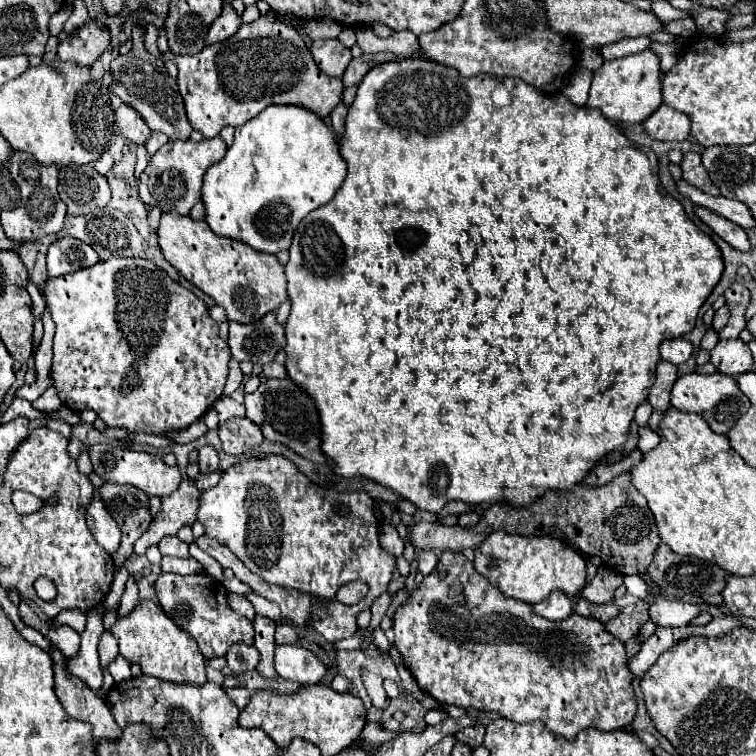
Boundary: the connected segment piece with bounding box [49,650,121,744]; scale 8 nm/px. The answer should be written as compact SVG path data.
M51 650L49 654L55 662L55 694L65 712L75 720L89 722L93 726L95 744L101 738L119 738L121 728L115 724L105 700L99 698L81 678L69 676L65 656L61 652Z

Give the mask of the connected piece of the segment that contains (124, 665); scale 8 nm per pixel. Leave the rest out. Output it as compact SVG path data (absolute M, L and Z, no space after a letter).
M117 656L117 658L115 658L115 662L111 662L111 664L107 666L107 670L109 670L109 672L111 672L111 676L115 678L115 682L121 682L121 680L131 678L129 666L131 666L131 664L129 664L123 656Z

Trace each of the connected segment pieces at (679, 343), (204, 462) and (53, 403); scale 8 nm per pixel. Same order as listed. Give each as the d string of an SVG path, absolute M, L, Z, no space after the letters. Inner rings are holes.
M683 338L665 340L661 344L661 360L665 360L665 362L671 362L675 366L681 366L691 356L693 356L693 346L691 346L691 342L687 342Z
M213 446L199 448L199 468L201 472L211 472L219 466L219 454Z
M50 386L50 388L47 390L48 391L41 395L40 398L32 403L32 406L35 409L44 412L51 412L59 408L59 406L62 404L57 392L54 391L56 390L54 386Z

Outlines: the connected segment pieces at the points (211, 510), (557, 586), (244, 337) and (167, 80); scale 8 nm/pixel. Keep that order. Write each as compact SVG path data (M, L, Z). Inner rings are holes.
M265 456L265 458L251 458L229 466L219 484L203 490L199 496L199 510L197 522L203 524L205 534L211 534L217 542L225 544L253 574L261 576L269 584L295 588L299 592L309 592L315 596L323 596L327 600L335 600L335 594L341 586L361 580L369 586L365 598L355 606L325 606L313 610L313 628L327 638L327 642L335 642L337 638L349 638L355 634L357 628L357 614L367 610L371 602L387 590L391 582L391 574L395 570L395 558L385 552L379 544L379 522L373 512L373 498L359 490L359 492L337 492L327 490L313 484L305 474L297 470L297 466L283 458L283 456ZM335 504L347 504L349 516L337 516Z
M503 530L487 536L481 546L475 548L473 566L491 584L495 584L505 596L523 600L527 604L537 604L545 600L553 590L563 590L575 596L585 586L585 560L567 548L561 540L551 536L521 536L507 534Z
M269 312L255 324L229 322L229 348L235 360L269 364L285 346L285 326L277 322L277 312Z
M139 28L133 30L133 42L135 42L133 52L127 56L117 56L111 64L113 96L117 96L121 102L133 106L143 116L143 120L147 122L147 126L153 132L163 132L169 136L169 140L189 140L189 134L193 132L193 128L187 120L181 94L173 88L173 86L177 86L177 80L173 76L169 76L165 66L159 66L155 56L145 50Z

